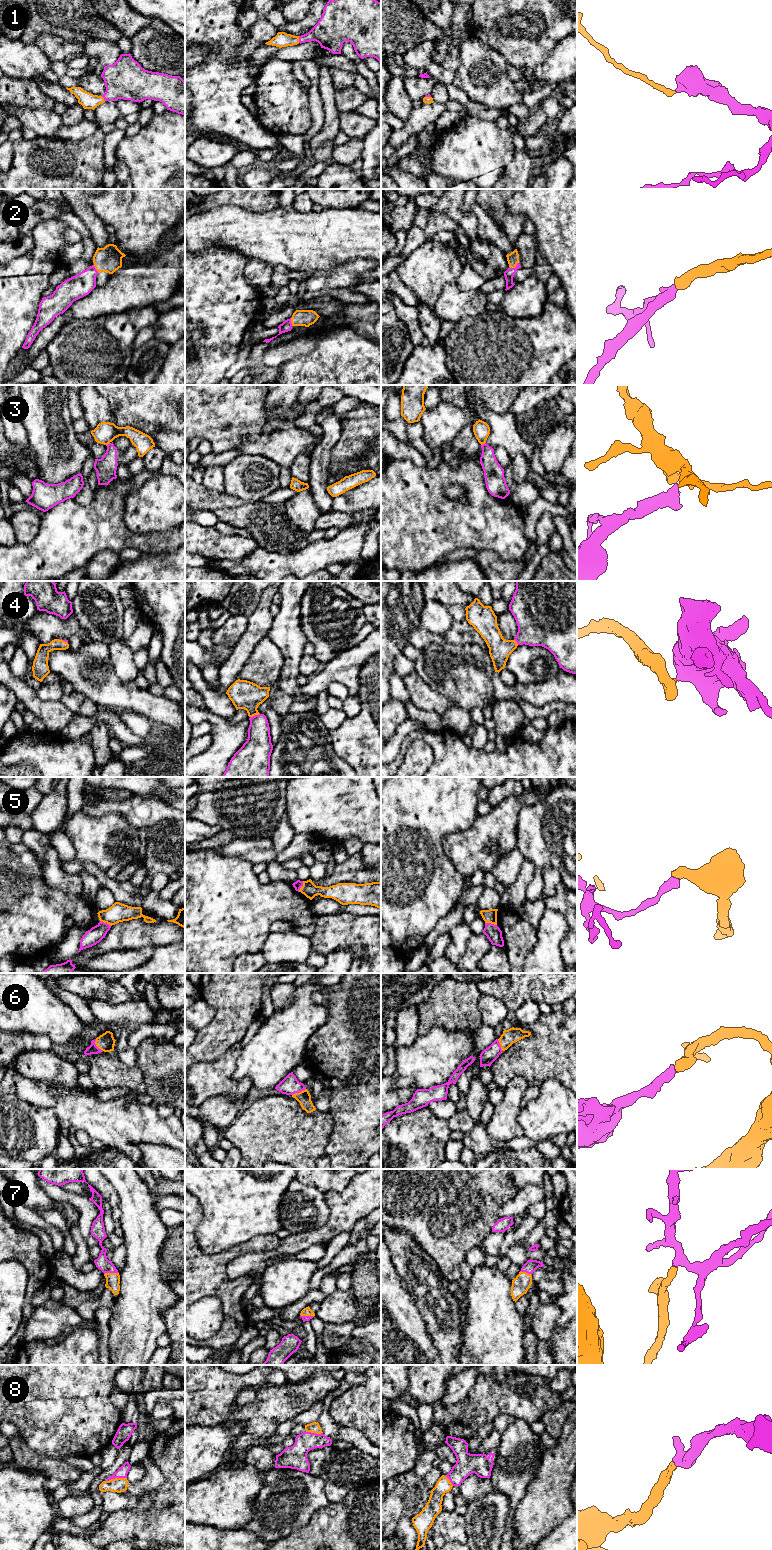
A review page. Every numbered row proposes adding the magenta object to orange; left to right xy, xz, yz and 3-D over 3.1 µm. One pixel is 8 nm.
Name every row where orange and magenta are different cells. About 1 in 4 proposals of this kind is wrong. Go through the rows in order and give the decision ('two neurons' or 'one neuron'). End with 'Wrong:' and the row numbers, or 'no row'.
1: one neuron
2: one neuron
3: two neurons
4: one neuron
5: two neurons
6: one neuron
7: one neuron
8: one neuron
Wrong: 3, 5

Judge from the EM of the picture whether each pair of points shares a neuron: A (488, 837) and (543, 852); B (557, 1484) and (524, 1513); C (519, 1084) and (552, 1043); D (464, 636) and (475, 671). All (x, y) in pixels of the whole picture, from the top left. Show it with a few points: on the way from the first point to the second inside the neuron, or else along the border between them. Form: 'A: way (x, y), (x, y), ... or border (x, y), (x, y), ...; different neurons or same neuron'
A: border (516, 821), (517, 847); different neurons
B: way (549, 1492), (532, 1509); same neuron
C: border (529, 1083), (520, 1076), (514, 1076), (503, 1089); different neurons
D: border (445, 641), (452, 643), (476, 643), (488, 652); different neurons

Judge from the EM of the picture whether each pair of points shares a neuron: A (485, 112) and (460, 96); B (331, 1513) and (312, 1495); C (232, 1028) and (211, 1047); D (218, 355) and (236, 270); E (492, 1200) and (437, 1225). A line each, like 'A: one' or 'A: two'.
A: one
B: two
C: one
D: one
E: one

